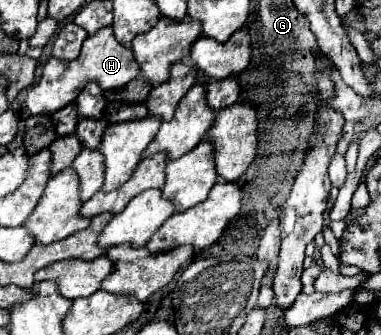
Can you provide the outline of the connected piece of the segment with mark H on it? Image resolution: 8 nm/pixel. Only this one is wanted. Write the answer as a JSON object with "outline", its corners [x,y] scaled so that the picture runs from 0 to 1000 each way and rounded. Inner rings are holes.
{"outline":[[[278,81],[278,87],[262,87],[257,99],[226,110],[205,176],[194,176],[194,182],[126,176],[126,188],[110,206],[105,242],[73,266],[68,325],[79,331],[79,343],[147,337],[147,331],[168,325],[173,313],[194,307],[205,278],[236,242],[252,242],[268,272],[283,272],[283,266],[315,266],[357,230],[362,230],[362,188],[352,182],[352,164],[325,134],[310,134],[310,122],[299,122],[294,87]]]}

